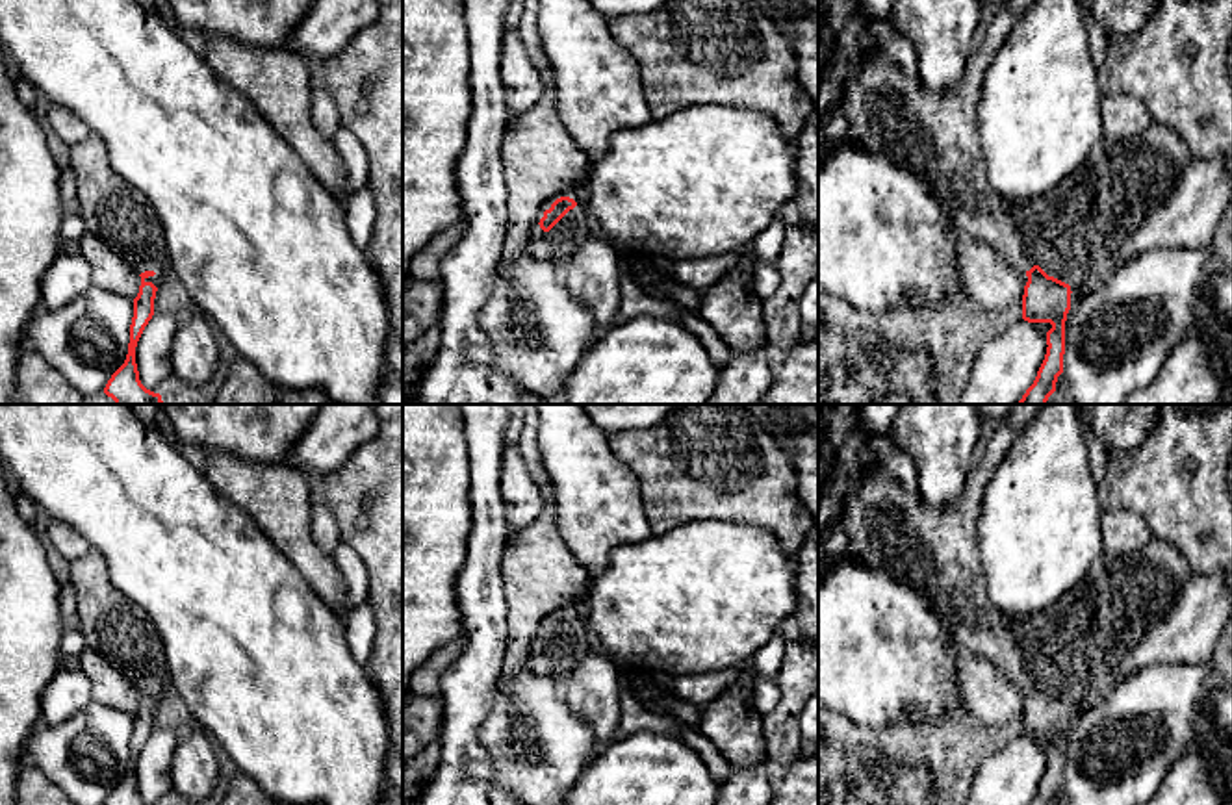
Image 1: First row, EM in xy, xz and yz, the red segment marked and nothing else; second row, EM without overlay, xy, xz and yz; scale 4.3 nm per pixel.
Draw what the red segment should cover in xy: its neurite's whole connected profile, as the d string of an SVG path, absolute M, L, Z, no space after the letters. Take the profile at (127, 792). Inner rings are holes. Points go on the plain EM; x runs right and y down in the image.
M98 549L71 562L71 584L76 592L76 621L85 645L141 692L134 714L128 770L104 805L147 805L139 796L135 762L154 731L156 707L169 684L161 638L148 614L113 586Z

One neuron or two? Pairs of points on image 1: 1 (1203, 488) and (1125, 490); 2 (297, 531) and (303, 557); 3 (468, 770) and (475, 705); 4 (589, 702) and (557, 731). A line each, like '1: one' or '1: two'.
1: one
2: one
3: one
4: two

